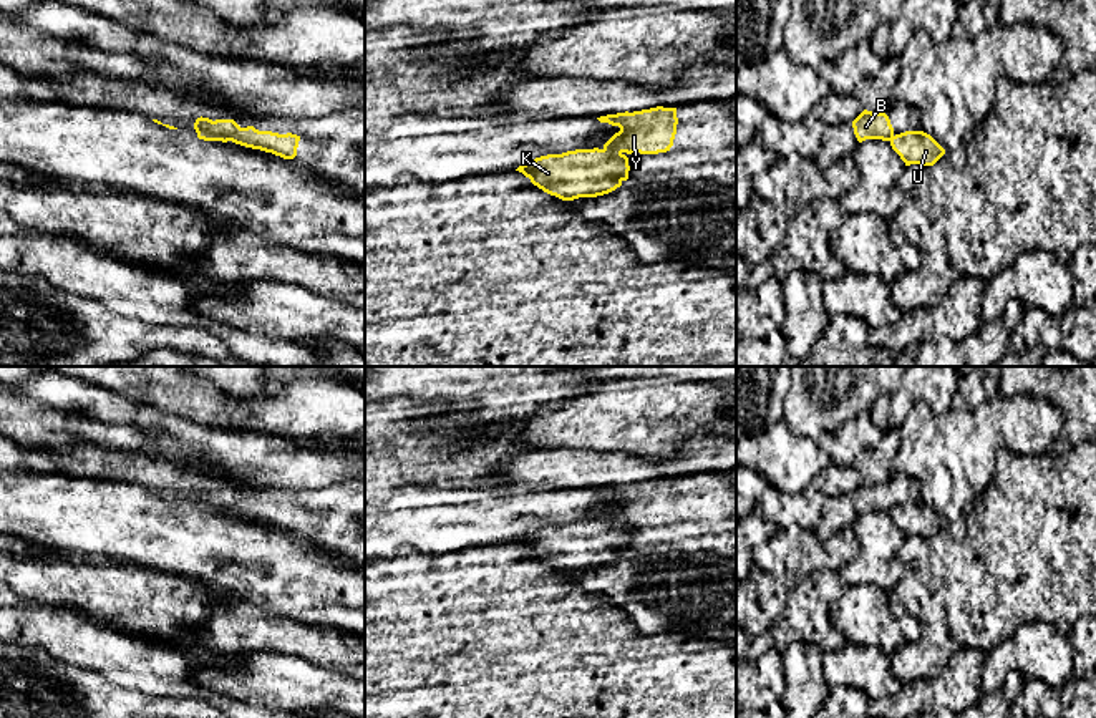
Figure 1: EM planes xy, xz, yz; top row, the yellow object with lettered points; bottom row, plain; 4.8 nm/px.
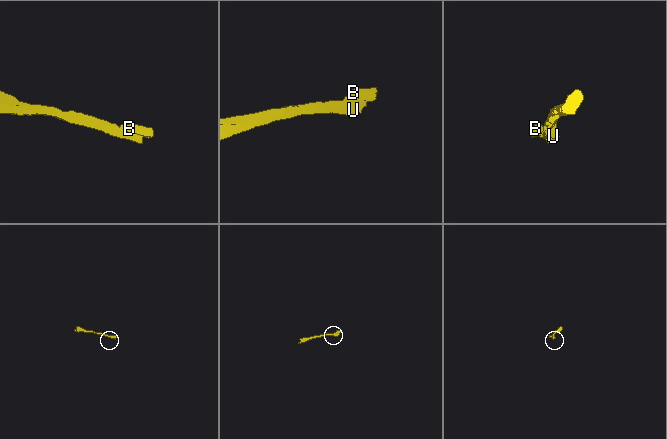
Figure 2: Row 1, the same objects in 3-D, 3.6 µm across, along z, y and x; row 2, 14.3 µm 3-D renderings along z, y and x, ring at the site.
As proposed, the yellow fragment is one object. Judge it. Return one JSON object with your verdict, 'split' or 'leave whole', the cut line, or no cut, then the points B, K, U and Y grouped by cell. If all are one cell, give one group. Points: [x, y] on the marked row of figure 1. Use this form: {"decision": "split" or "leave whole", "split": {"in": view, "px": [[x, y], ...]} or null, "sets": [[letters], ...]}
{"decision": "split", "split": {"in": "xy", "px": [[196, 128], [227, 140]]}, "sets": [["B", "Y"], ["K", "U"]]}

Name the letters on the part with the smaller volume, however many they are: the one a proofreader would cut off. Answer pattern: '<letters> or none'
B, Y

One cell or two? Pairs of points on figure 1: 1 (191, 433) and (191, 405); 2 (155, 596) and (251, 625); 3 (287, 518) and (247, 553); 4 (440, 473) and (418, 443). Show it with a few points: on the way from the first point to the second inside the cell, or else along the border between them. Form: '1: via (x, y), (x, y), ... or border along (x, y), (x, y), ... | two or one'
1: border along (161, 412), (181, 415), (208, 426) | two
2: border along (213, 607), (204, 624), (188, 627), (179, 635) | two
3: border along (257, 519), (290, 531) | two
4: via (440, 466), (423, 450) | one

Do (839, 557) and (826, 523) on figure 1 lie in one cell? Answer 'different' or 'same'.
different

